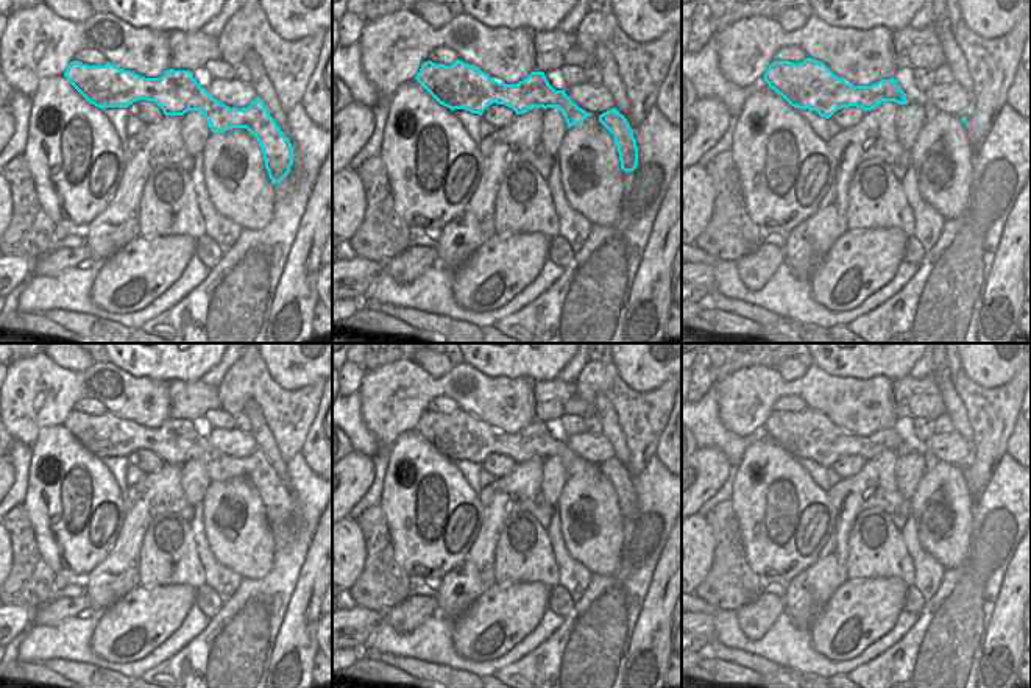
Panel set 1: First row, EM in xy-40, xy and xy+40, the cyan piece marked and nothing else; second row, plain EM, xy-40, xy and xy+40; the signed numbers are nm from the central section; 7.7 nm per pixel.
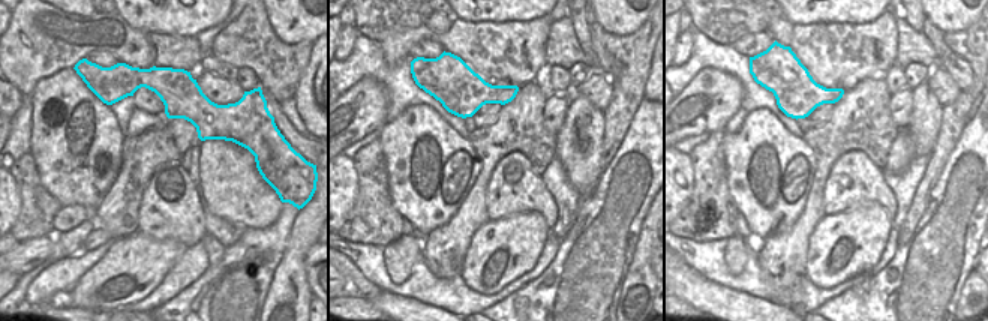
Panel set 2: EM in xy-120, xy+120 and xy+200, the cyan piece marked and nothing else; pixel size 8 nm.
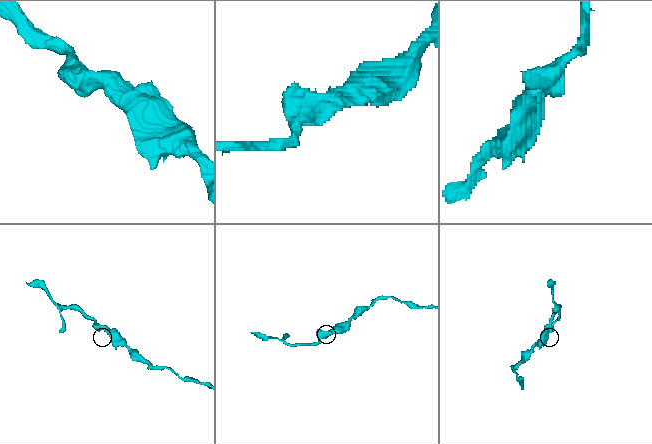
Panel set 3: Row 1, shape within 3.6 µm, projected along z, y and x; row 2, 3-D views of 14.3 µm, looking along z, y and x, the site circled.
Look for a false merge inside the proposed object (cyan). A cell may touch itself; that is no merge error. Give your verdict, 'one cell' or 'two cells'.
one cell

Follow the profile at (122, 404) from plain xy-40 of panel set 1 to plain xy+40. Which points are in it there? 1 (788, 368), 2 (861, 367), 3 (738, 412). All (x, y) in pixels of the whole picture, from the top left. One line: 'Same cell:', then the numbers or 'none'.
Same cell: 3

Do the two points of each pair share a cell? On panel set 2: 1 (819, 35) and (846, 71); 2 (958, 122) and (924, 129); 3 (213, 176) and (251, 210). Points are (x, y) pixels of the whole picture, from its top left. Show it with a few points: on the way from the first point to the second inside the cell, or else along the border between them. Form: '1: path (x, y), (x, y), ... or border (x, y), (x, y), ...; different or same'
1: path (823, 44), (841, 62); same
2: border (943, 107), (939, 137), (930, 156); different
3: path (222, 182), (242, 201); same

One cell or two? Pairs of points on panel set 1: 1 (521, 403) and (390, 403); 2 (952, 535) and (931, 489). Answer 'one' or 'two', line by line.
1: one
2: one

